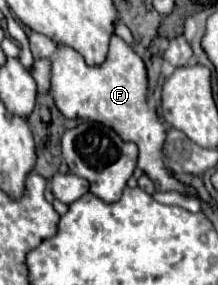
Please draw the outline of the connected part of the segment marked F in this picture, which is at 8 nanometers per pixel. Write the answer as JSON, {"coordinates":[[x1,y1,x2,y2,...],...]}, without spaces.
{"coordinates":[[118,35,110,41,110,53,104,65,88,67,80,53,66,45,58,45,58,57,52,59,52,89,50,95,56,101,60,113,68,119,88,117,110,129,114,129,122,141,138,145,138,167,152,179,156,191,178,191,186,195,186,185,178,181,166,167,162,145,168,135,168,125,160,121,154,109,148,105,148,71,144,61,126,45]]}

